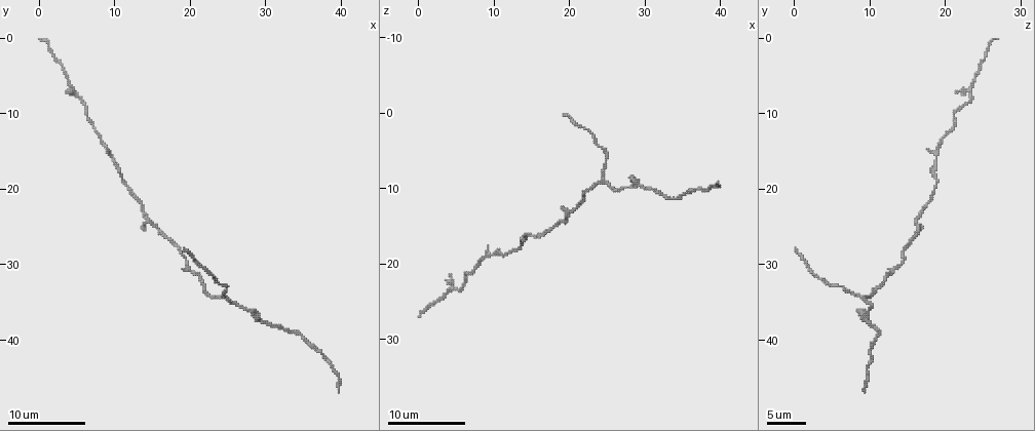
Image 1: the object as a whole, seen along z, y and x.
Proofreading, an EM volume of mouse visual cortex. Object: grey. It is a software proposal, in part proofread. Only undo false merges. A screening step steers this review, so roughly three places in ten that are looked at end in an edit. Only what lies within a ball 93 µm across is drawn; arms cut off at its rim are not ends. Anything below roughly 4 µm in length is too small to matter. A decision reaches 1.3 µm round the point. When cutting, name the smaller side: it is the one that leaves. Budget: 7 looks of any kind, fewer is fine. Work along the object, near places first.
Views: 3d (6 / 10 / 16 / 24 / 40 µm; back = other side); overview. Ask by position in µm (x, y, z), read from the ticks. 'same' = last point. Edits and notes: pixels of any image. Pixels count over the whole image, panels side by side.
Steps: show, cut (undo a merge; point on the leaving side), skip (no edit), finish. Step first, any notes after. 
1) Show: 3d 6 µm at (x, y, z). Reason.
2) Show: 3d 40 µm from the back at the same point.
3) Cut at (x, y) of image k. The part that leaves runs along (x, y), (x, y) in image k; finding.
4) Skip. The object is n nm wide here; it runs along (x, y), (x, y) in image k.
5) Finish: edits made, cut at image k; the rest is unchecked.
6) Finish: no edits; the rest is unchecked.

Show: 3d 6 µm at (24.5, 34.5, 9.0). Arms part here.

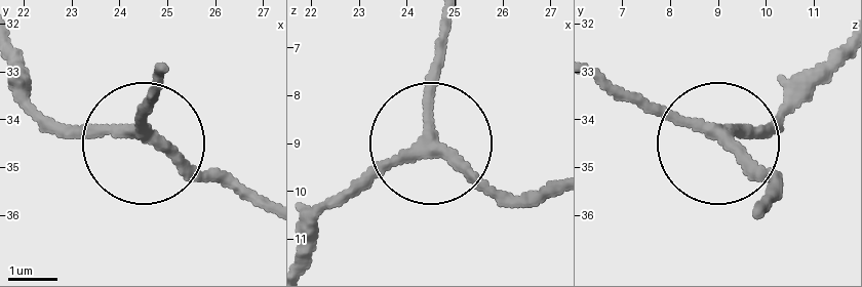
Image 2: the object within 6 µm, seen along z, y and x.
Skip. 3 arms meet here; it runs along (304, 233), (337, 196), (430, 148), (434, 41) in image 2; all the same neuron.

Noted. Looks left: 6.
Show: 3d 10 µm at (20.5, 31.5, 12.5). Three-way junction.

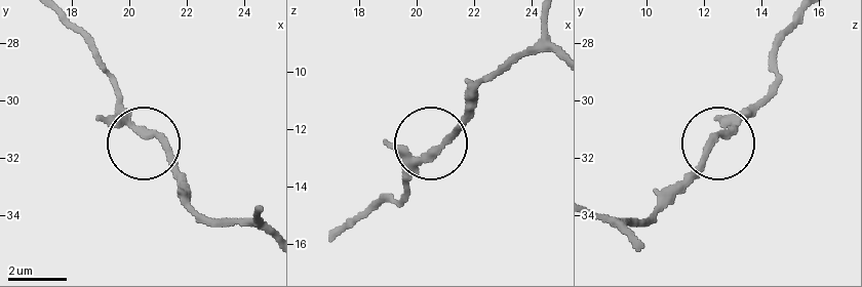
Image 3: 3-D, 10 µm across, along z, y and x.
Skip. The object is 240 nm wide here; it runs along (349, 229), (376, 202), (398, 199), (407, 170), (472, 114) in image 3; all the same neuron.

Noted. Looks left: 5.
Show: 3d 6 µm at (4.5, 6.5, 23.5). Two arms in line, one across.

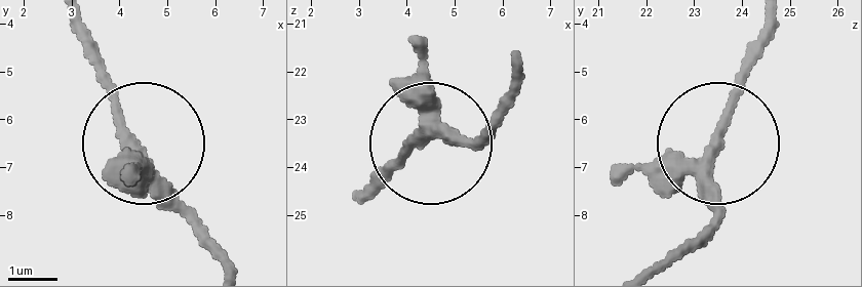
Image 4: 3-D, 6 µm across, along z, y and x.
Skip. 3 arms meet here; continuous, no second neuron.

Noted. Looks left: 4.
Finish: no edits; the rest is unchecked.

